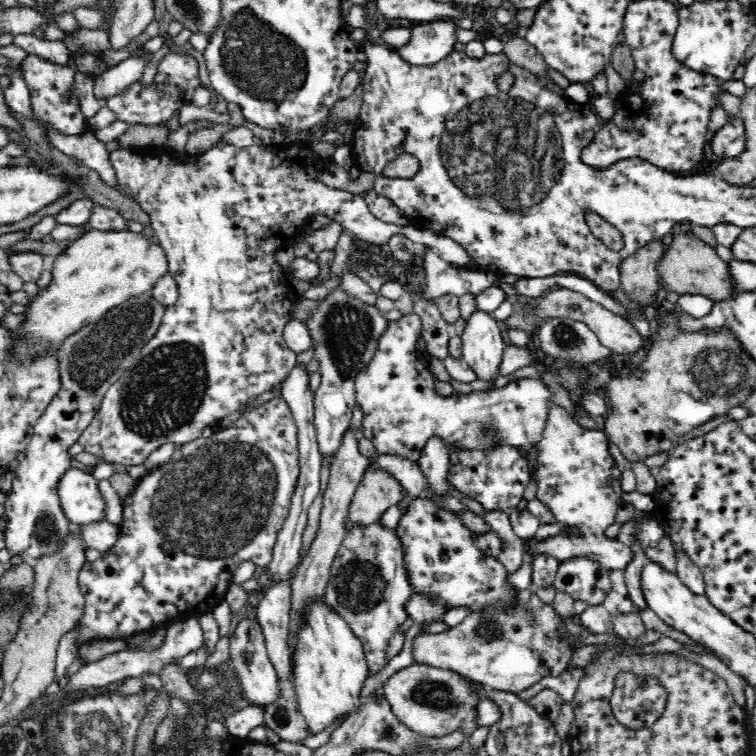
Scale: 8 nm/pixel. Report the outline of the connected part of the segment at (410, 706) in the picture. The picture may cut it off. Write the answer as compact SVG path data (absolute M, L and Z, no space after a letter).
M413 663L388 678L385 695L396 718L410 730L436 739L462 733L467 740L480 727L478 704L484 699L484 692L478 684L472 678L453 670Z

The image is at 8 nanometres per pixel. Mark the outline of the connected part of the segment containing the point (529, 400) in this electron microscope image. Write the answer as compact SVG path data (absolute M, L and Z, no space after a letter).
M414 316L392 321L390 328L382 335L378 345L378 350L373 356L373 361L368 366L366 374L360 374L356 380L357 402L363 408L363 420L361 427L363 434L380 455L392 455L400 457L402 460L410 461L414 465L419 464L422 451L428 446L432 438L443 442L451 454L474 452L488 453L496 449L514 448L522 457L530 458L536 448L545 437L545 428L549 424L549 416L552 413L552 388L544 384L543 380L534 378L520 378L510 382L504 388L488 389L488 392L460 392L458 396L440 396L434 386L436 382L428 374L428 364L424 366L420 362L418 353L418 342L416 334L421 328L421 320Z

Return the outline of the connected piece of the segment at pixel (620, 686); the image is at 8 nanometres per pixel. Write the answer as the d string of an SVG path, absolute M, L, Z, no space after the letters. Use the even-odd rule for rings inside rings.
M626 673L617 678L611 707L620 723L628 727L650 727L662 715L664 694L658 681L643 680Z

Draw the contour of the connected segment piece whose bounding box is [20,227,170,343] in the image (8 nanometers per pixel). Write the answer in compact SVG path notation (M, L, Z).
M111 227L109 230L89 228L73 245L69 244L61 255L55 260L54 282L47 289L40 289L39 296L28 305L31 309L25 314L28 314L29 321L25 328L20 328L31 332L33 336L49 339L50 343L62 343L68 334L97 321L114 308L145 297L162 278L170 275L169 252L162 247L162 243L154 242L144 232L132 232L128 227Z

